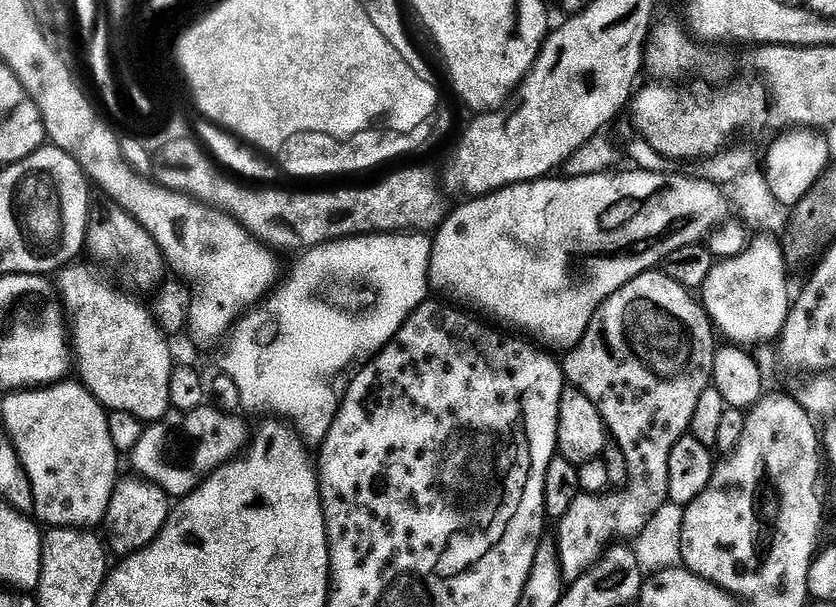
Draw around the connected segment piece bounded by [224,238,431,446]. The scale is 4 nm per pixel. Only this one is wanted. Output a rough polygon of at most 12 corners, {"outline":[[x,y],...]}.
{"outline":[[423,239],[309,256],[235,325],[240,400],[323,444],[429,299]]}

